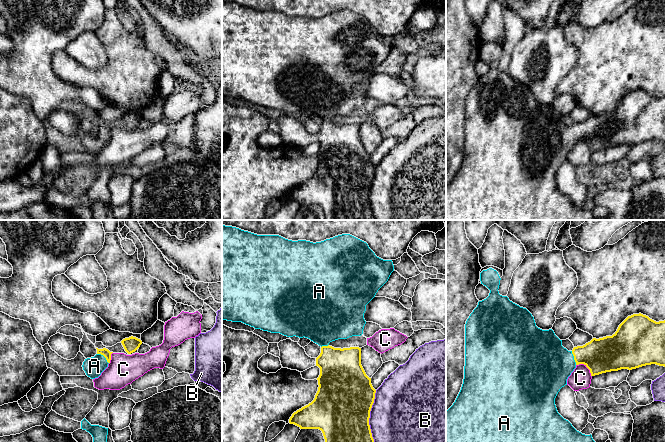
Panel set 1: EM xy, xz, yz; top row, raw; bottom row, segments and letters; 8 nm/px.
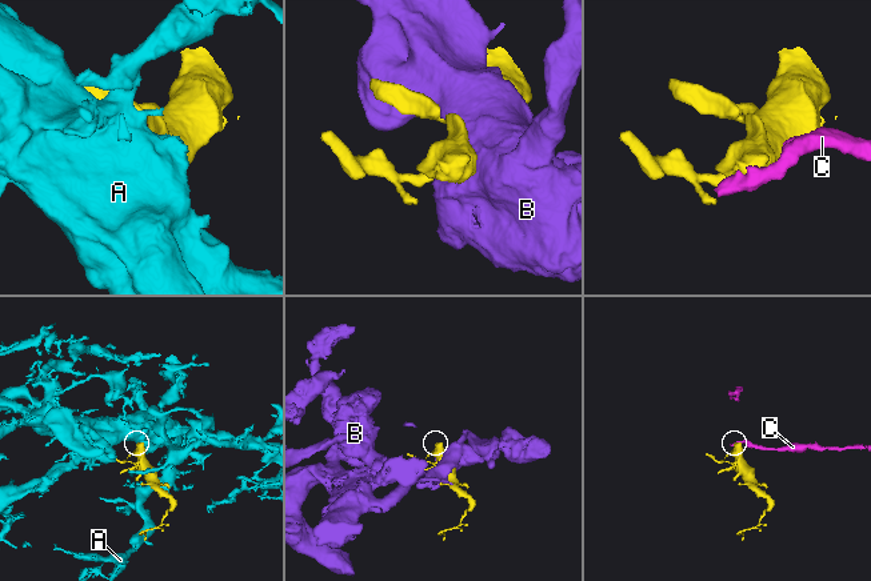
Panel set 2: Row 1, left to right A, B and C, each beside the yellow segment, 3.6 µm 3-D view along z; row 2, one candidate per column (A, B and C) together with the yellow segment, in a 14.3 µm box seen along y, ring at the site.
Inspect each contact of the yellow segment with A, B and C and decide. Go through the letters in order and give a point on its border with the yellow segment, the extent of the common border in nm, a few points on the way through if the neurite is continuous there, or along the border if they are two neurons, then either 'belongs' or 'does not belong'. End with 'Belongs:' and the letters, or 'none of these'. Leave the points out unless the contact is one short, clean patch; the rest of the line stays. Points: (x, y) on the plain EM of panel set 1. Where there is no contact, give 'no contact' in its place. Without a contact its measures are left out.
A: meets yellow in xy at (104, 132); contact 130 nm long; runs through xy (106, 129), (104, 132), (94, 142); belongs
B: meets yellow in xz at (369, 193); contact 440 nm long; does not belong
C: meets yellow in yz at (586, 142); contact 160 nm long; border along yz (576, 140), (583, 140), (589, 146), (591, 152); does not belong
Belongs: A

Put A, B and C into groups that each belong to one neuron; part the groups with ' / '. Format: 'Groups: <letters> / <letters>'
Groups: A / B / C

